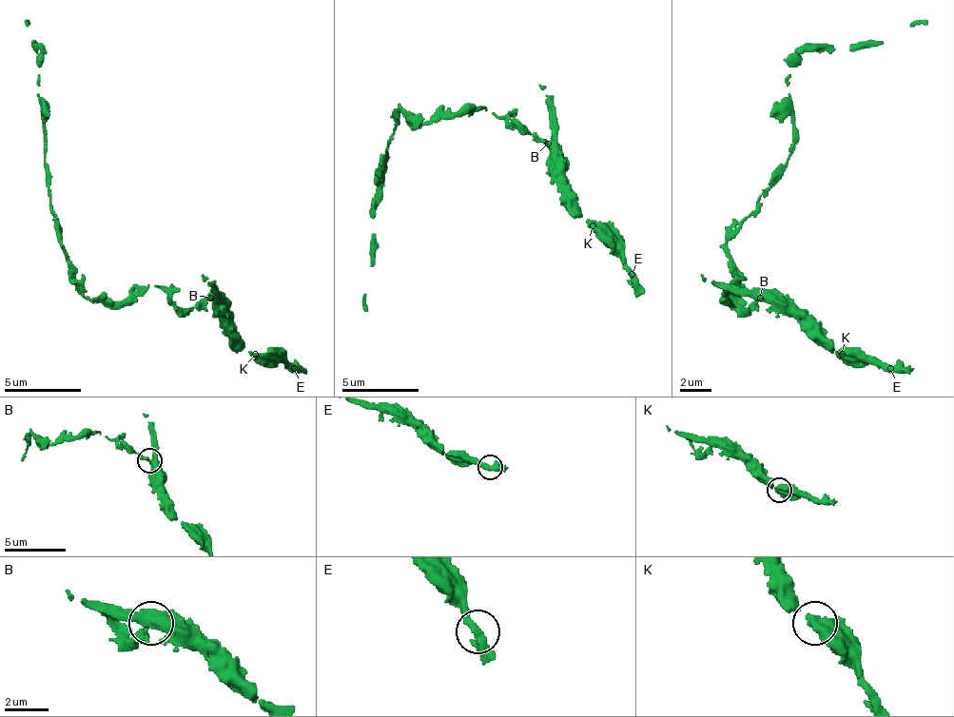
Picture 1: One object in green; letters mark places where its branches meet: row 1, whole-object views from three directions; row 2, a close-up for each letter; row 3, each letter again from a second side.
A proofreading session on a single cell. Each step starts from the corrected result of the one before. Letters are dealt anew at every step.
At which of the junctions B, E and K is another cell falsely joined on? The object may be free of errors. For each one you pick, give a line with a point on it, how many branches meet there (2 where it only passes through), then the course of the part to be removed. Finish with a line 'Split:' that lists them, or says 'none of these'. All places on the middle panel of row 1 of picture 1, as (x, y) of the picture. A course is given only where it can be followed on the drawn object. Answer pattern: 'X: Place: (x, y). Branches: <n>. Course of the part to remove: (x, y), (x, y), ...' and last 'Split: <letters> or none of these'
Split: none of these

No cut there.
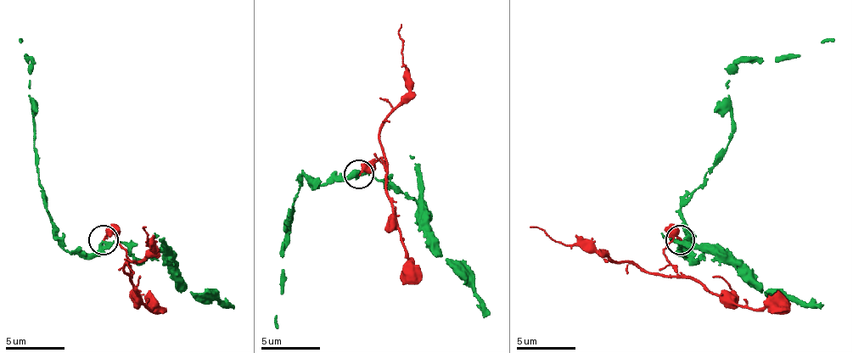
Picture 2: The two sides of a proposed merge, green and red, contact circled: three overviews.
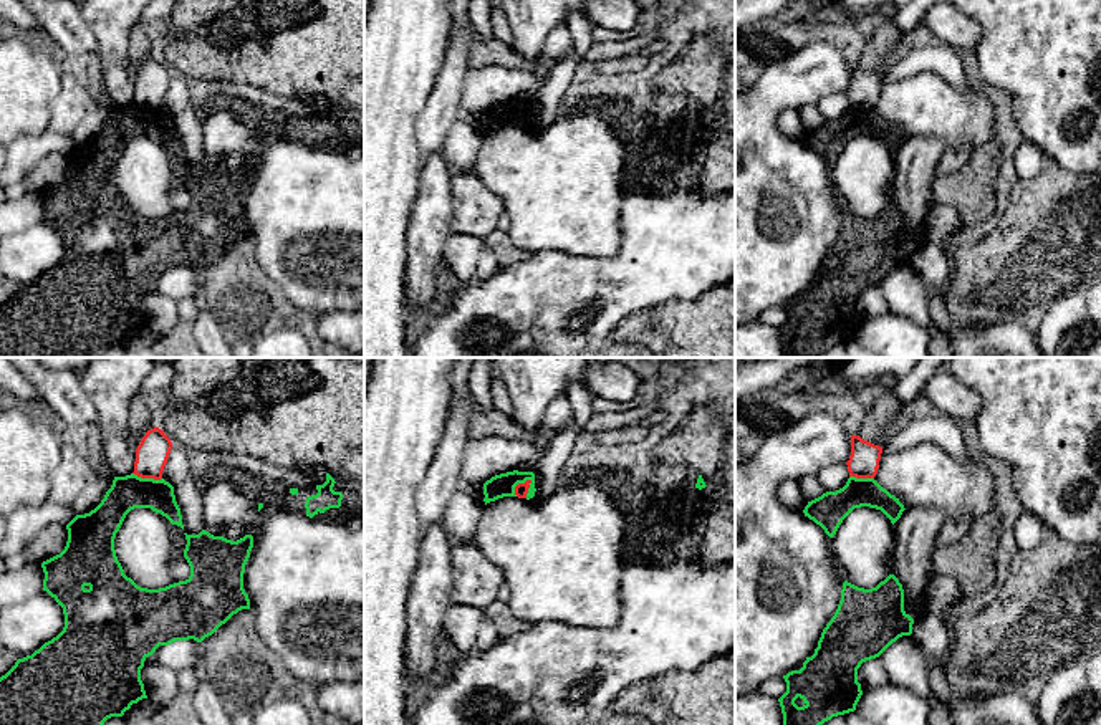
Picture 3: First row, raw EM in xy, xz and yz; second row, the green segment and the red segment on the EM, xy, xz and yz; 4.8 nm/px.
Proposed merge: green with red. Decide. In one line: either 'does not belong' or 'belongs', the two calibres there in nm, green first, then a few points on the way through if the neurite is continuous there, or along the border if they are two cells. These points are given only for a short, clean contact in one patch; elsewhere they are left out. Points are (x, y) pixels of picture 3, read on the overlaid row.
does not belong; 110 nm thick on the green side, 60 nm on the other; border along xz (532, 480), (520, 482), (514, 494)

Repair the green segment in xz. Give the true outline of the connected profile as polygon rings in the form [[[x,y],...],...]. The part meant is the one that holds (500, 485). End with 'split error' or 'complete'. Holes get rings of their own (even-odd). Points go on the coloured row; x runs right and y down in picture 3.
[[[513,470],[513,472],[507,472],[507,473],[500,473],[500,475],[492,477],[490,480],[487,480],[483,483],[485,505],[490,502],[495,502],[498,498],[503,498],[503,497],[517,497],[515,487],[518,483],[525,483],[526,480],[531,482],[528,493],[526,493],[526,500],[530,500],[535,497],[535,492],[536,492],[533,472]]]; complete

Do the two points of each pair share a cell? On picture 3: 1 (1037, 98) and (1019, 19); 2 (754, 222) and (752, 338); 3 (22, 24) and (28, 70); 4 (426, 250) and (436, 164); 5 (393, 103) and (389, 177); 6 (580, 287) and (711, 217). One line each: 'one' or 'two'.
1: one
2: two
3: two
4: one
5: one
6: one

